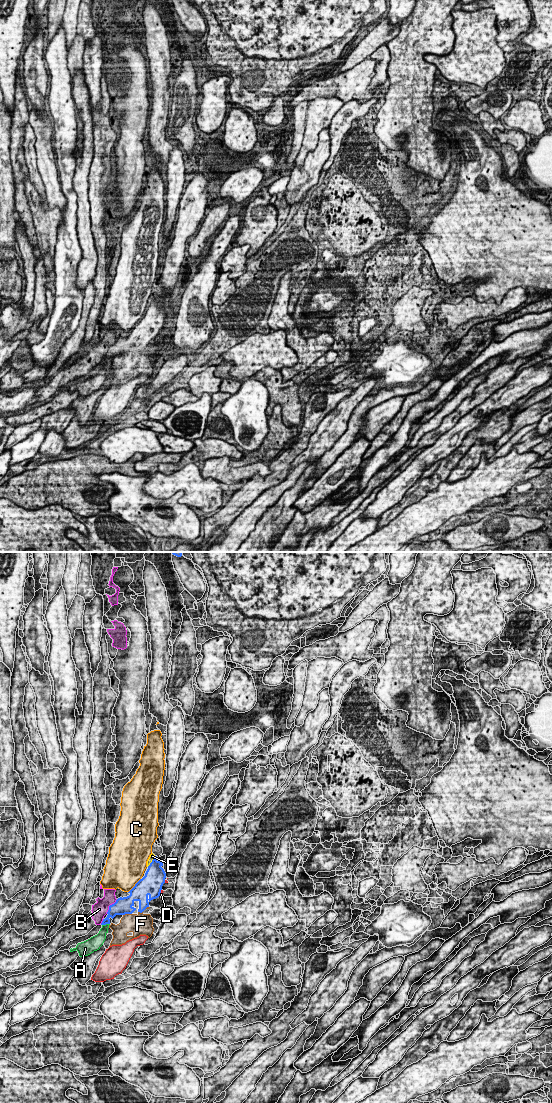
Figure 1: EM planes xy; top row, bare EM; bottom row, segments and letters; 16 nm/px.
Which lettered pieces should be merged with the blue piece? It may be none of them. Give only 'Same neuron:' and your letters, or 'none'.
Same neuron: none

